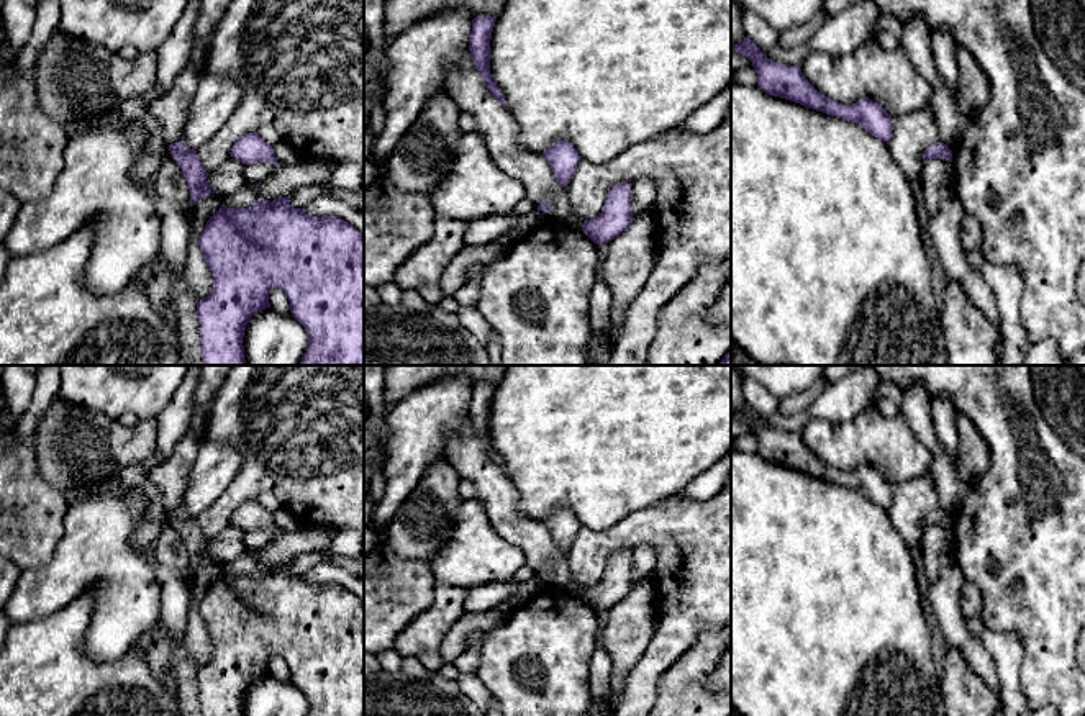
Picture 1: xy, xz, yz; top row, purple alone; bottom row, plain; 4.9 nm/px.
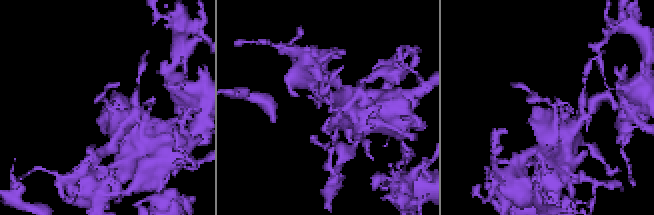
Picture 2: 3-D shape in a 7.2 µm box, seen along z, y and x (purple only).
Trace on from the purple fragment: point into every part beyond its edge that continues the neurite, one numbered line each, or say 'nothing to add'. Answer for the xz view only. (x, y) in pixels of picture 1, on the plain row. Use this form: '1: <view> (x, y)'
nothing to add

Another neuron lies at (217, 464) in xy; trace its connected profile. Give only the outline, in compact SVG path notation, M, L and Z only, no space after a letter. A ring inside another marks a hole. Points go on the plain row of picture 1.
M203 441L188 474L182 510L198 518L226 490L241 462L241 454L226 442Z

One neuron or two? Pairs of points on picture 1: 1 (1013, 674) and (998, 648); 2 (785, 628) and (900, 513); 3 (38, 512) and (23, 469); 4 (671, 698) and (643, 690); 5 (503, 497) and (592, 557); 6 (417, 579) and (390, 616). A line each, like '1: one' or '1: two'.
1: one
2: two
3: one
4: two
5: two
6: one

